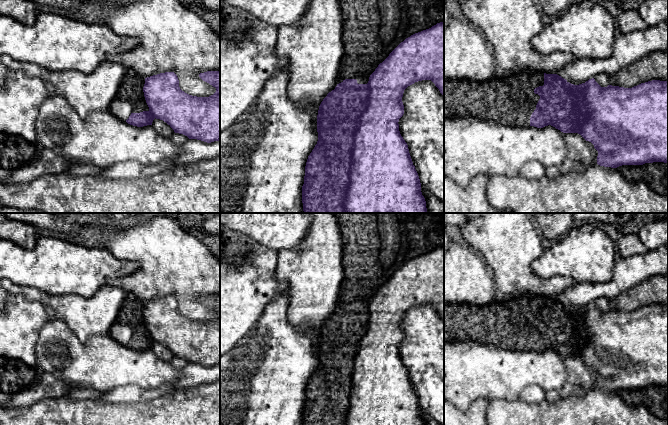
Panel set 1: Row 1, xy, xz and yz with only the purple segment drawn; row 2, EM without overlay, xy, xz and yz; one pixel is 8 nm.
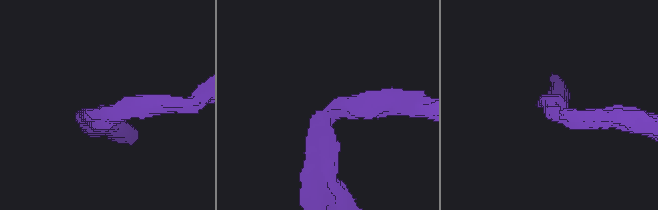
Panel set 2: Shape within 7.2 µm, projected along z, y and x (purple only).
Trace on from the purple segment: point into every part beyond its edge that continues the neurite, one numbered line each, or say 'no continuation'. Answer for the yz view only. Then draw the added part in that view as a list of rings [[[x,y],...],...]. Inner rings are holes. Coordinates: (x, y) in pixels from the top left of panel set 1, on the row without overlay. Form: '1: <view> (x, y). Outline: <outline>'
1: yz (508, 322). Outline: [[[528,293],[516,294],[484,307],[444,303],[444,343],[472,340],[510,350],[530,350],[530,341],[540,323],[534,313],[544,309],[544,297]]]

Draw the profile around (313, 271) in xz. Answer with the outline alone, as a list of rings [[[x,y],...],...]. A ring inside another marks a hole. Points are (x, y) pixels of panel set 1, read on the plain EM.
[[[311,213],[312,223],[304,240],[295,248],[280,250],[275,277],[287,283],[289,296],[288,320],[294,326],[308,326],[312,331],[320,330],[323,323],[337,310],[339,292],[344,279],[342,264],[343,247],[340,225],[334,213]]]

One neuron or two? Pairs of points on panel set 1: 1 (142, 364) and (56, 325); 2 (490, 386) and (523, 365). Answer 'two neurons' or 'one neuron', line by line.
1: one neuron
2: one neuron

